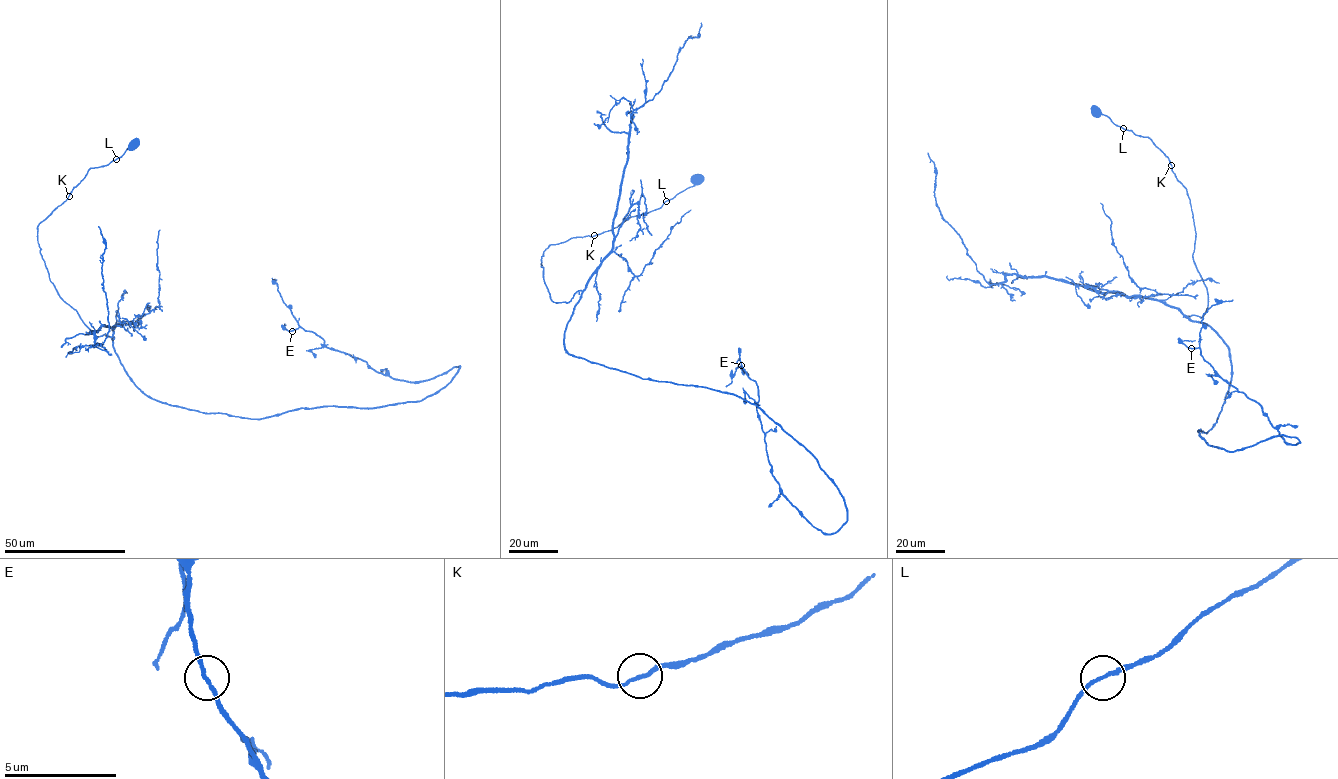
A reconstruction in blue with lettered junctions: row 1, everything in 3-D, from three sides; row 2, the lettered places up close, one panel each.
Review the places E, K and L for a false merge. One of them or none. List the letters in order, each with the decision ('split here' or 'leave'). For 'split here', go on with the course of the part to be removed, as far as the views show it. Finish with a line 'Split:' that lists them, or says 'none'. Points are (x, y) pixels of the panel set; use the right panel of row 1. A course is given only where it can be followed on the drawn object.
E: leave
K: leave
L: leave
Split: none

